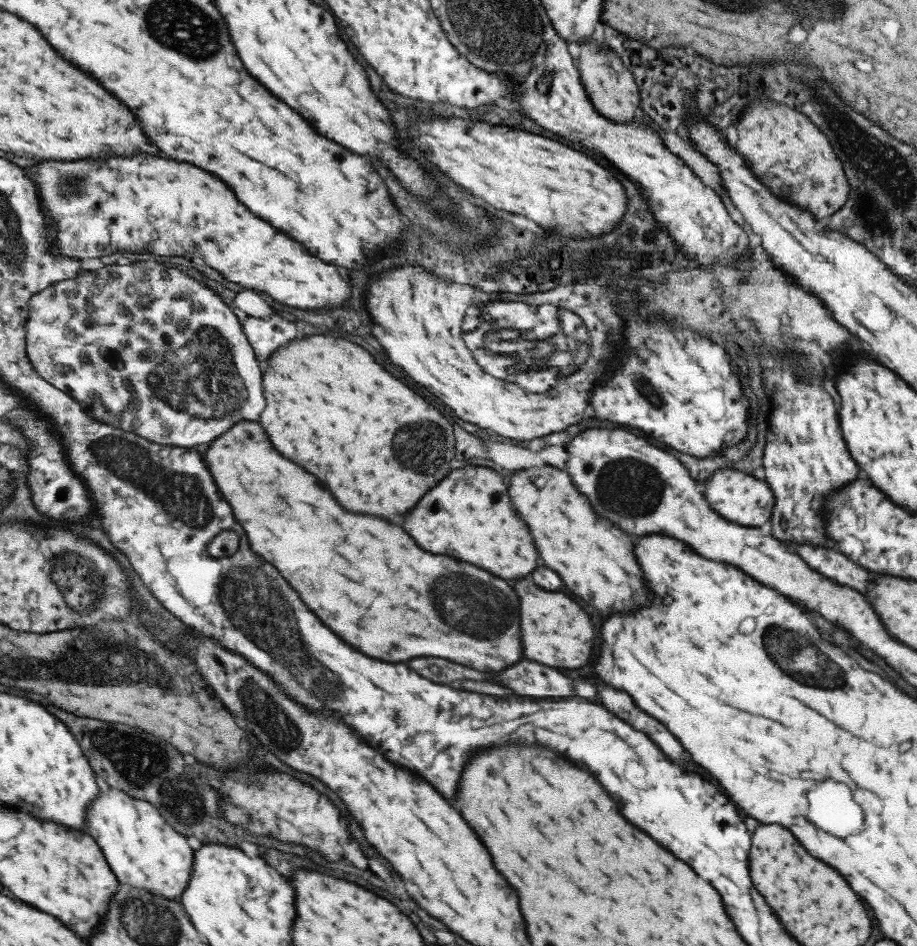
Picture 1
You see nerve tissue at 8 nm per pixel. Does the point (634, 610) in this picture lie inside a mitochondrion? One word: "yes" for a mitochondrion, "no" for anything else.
no

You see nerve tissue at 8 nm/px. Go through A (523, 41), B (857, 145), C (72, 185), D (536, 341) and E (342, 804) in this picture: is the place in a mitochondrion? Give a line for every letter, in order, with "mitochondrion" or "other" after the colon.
A: mitochondrion
B: mitochondrion
C: mitochondrion
D: mitochondrion
E: other

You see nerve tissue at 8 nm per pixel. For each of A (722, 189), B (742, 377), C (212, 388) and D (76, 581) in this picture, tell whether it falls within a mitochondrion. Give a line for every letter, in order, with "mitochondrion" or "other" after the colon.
A: other
B: other
C: mitochondrion
D: mitochondrion

